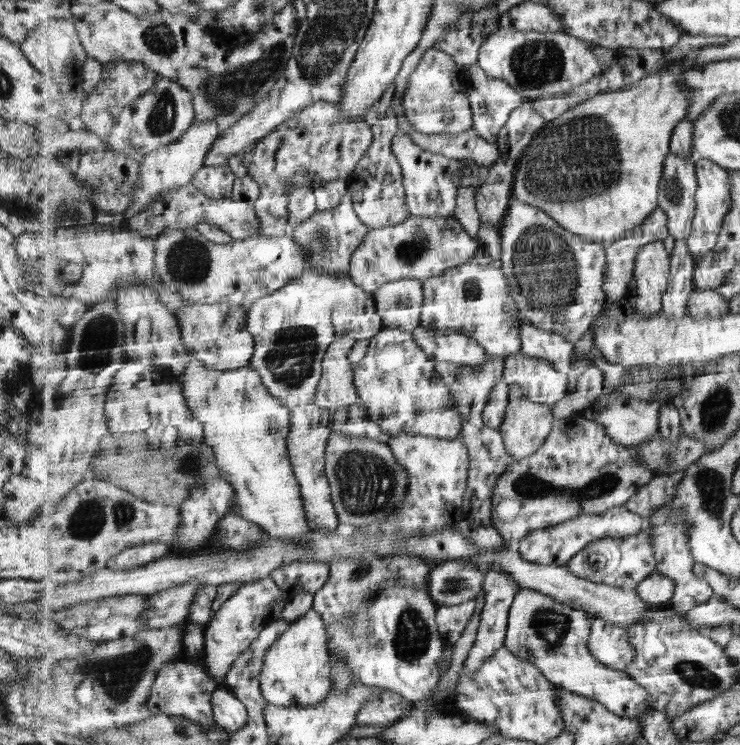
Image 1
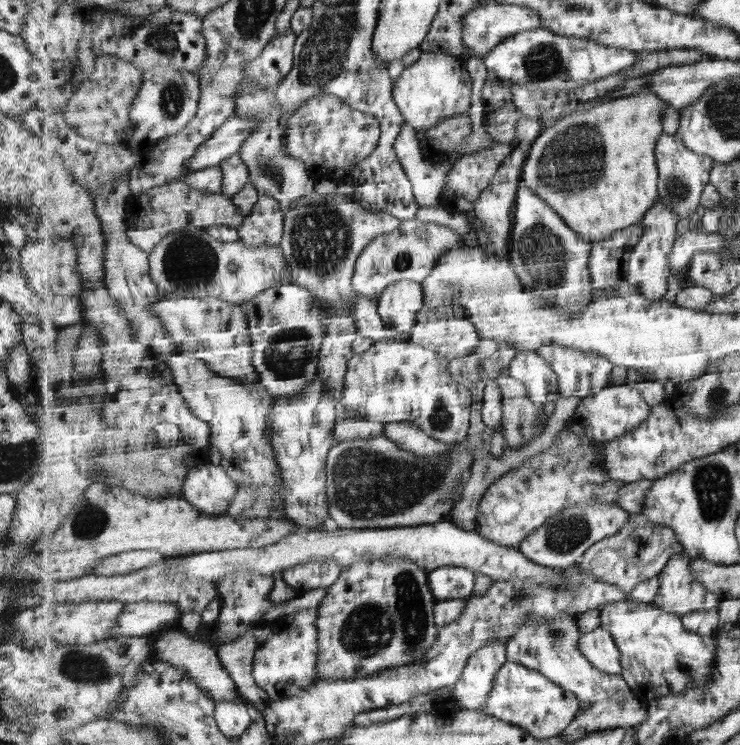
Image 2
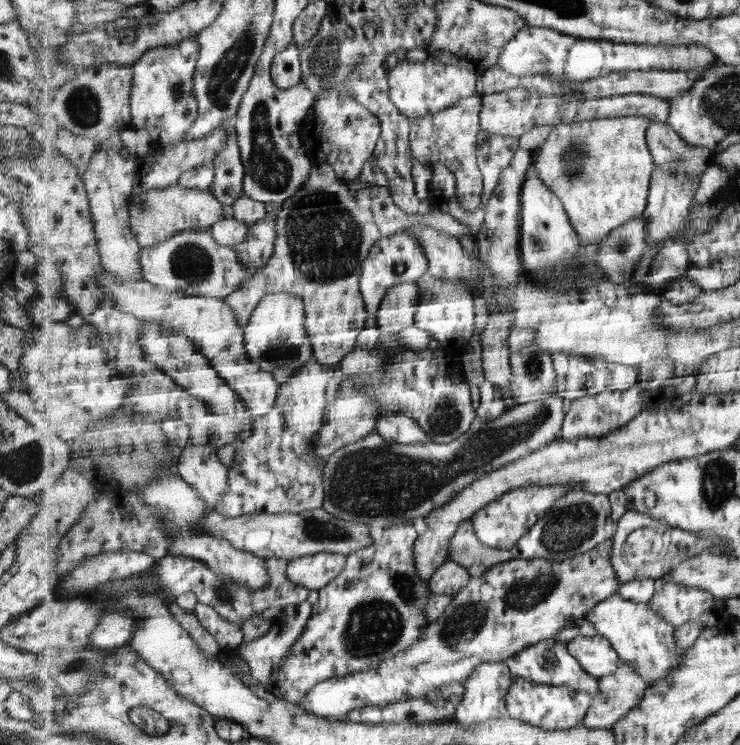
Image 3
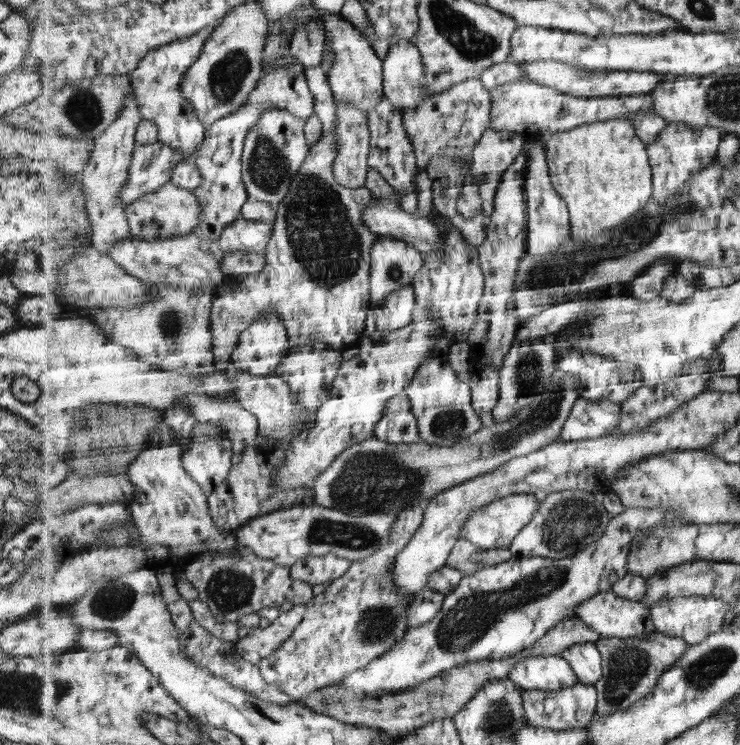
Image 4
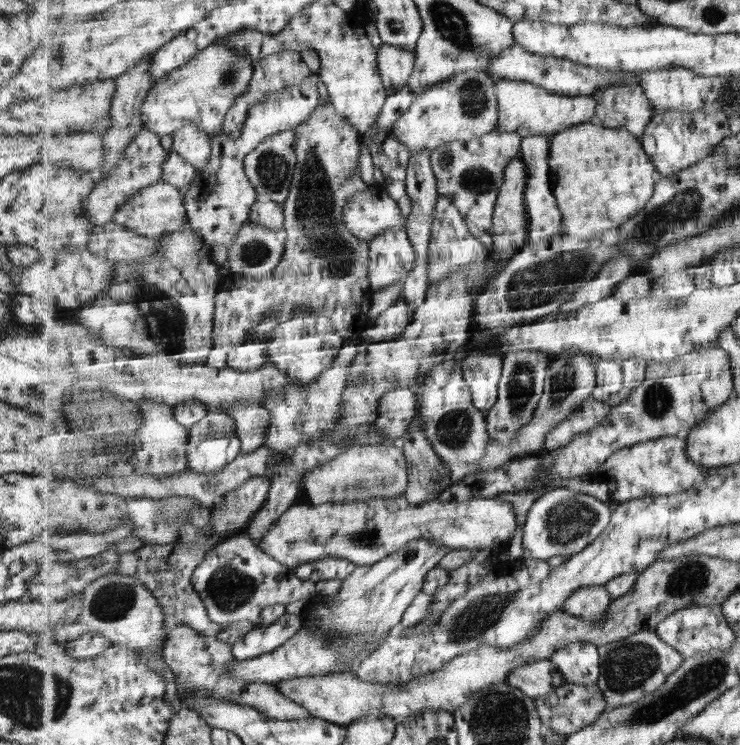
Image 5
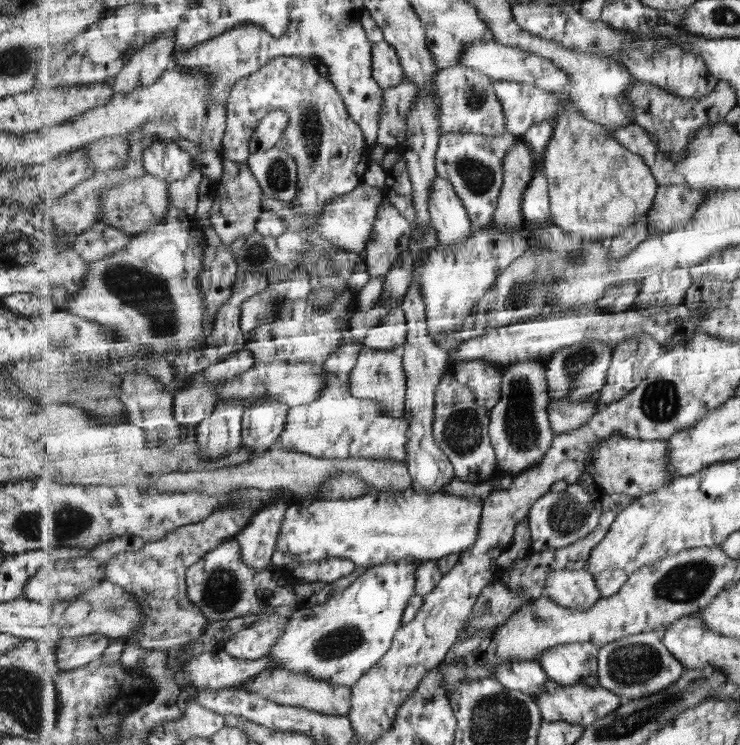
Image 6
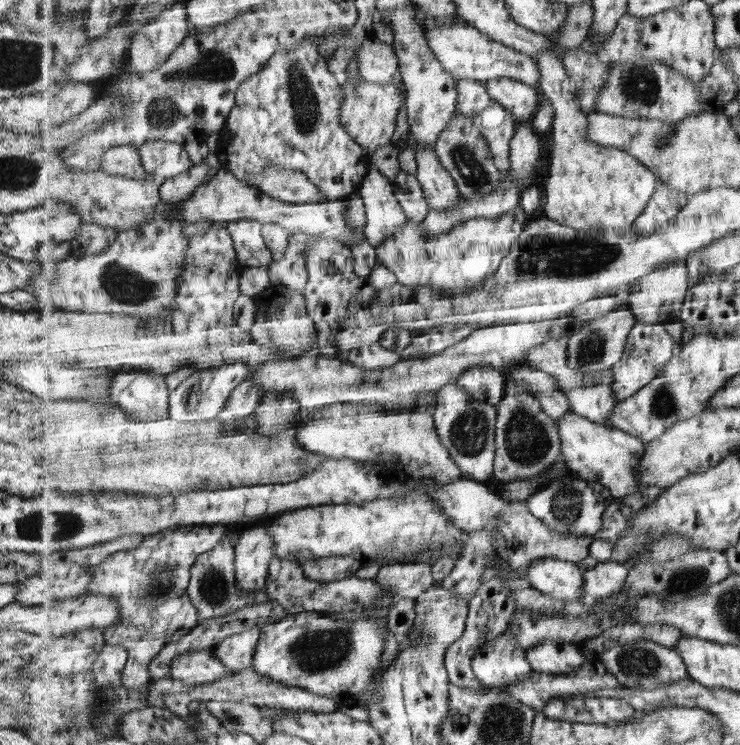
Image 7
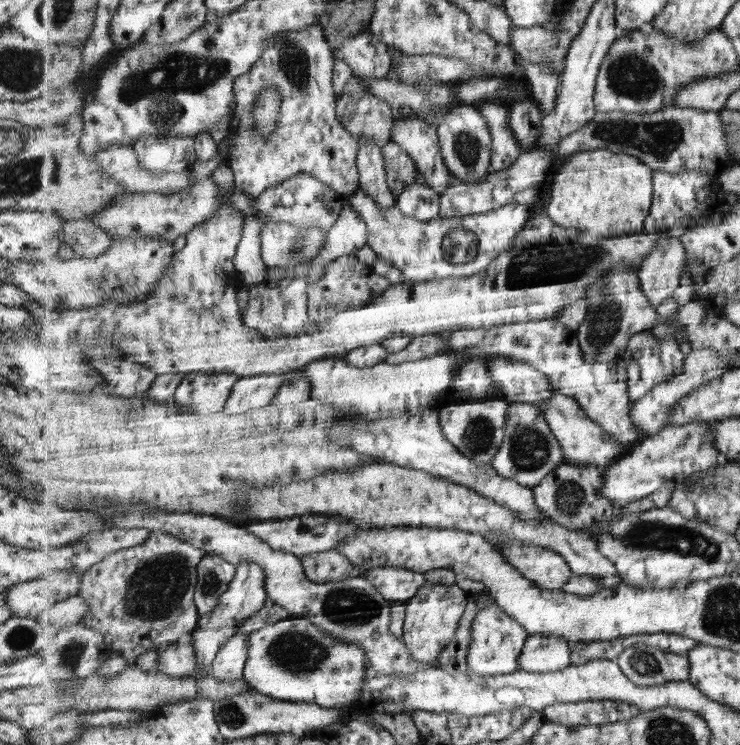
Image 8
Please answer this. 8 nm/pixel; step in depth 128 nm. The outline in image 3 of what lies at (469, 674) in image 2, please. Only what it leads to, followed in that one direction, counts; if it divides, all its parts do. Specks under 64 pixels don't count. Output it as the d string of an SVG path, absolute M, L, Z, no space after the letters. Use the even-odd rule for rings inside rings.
M506 661L483 662L473 670L467 679L463 681L465 698L457 706L454 718L461 726L473 726L491 718L509 717L507 709L507 696L513 686L514 675Z

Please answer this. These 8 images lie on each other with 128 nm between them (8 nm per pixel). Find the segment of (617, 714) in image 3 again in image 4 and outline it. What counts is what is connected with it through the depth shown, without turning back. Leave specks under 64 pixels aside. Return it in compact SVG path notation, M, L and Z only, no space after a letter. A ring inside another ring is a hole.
M650 631L644 637L621 639L603 637L597 642L597 648L603 655L603 672L601 680L594 684L598 690L597 716L613 714L619 710L627 710L637 701L645 698L655 690L659 678L678 662L690 645L677 636Z

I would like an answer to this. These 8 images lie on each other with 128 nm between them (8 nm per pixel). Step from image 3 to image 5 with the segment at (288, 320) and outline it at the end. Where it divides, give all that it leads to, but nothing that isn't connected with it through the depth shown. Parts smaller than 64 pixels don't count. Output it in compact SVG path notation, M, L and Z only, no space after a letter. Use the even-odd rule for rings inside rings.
M247 334L245 344L236 346L228 356L228 366L238 371L255 371L269 363L267 345L269 336L261 339L258 335Z

